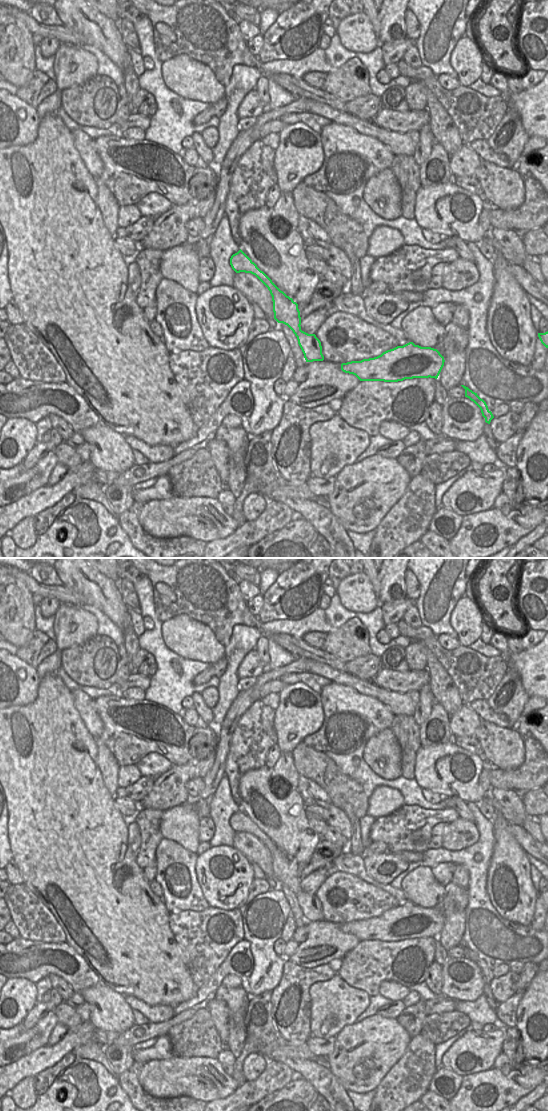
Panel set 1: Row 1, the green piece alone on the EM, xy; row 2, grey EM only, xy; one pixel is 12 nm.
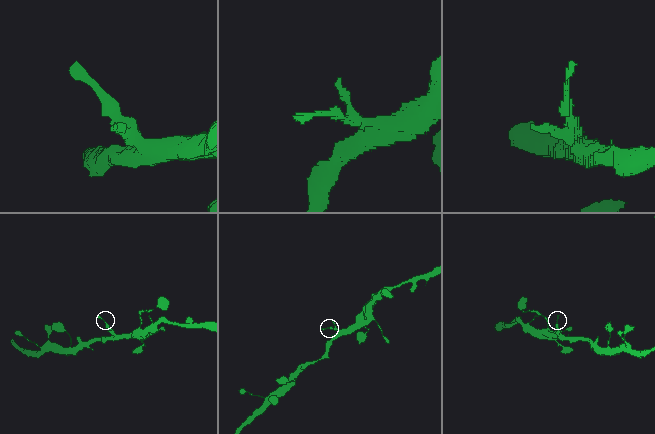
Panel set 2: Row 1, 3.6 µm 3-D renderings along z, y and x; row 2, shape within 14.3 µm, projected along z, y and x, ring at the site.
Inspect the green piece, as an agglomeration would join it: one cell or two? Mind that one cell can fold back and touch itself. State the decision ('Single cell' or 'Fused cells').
Single cell

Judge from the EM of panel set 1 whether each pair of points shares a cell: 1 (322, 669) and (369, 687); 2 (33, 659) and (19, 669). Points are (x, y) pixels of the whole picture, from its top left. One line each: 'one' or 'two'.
1: one
2: two

